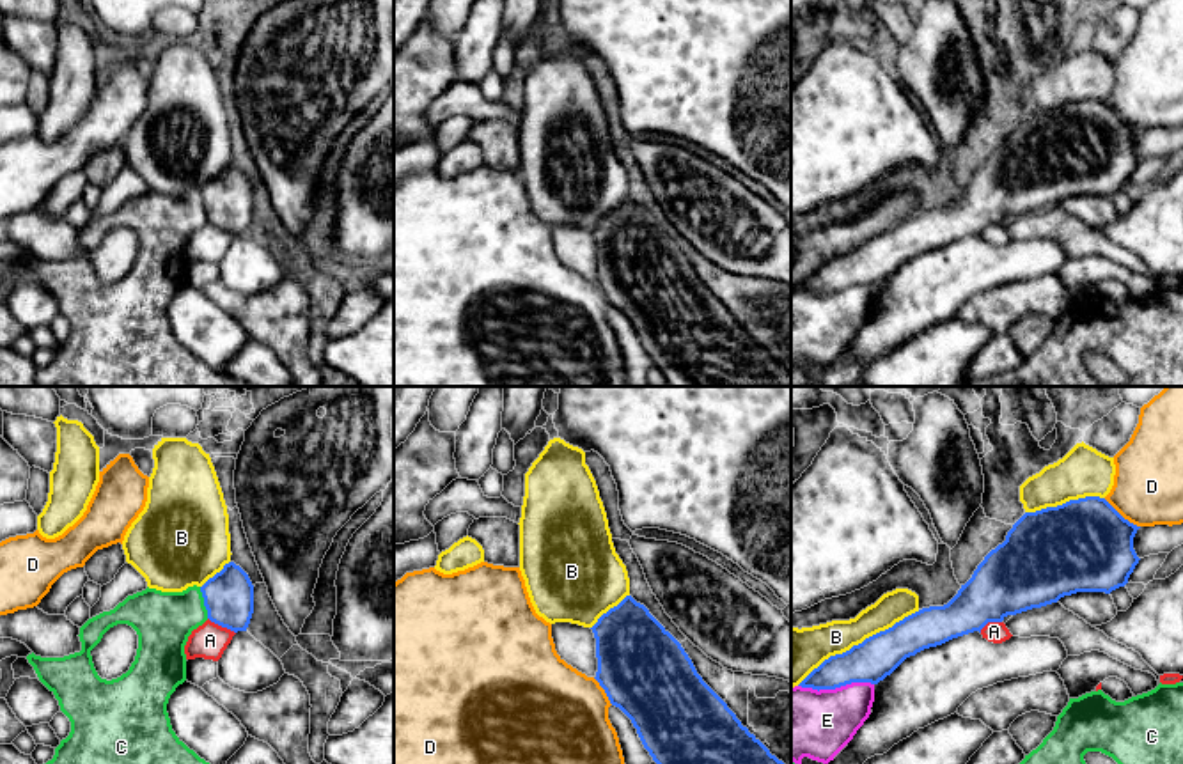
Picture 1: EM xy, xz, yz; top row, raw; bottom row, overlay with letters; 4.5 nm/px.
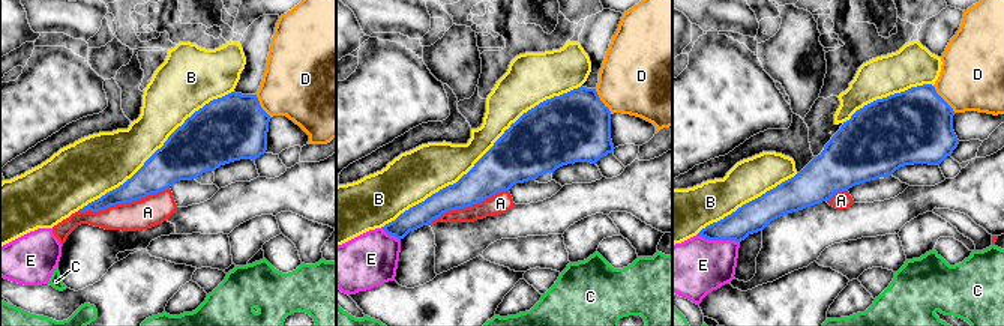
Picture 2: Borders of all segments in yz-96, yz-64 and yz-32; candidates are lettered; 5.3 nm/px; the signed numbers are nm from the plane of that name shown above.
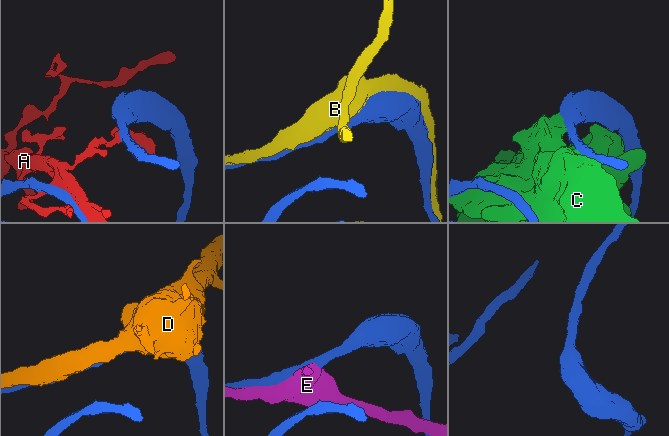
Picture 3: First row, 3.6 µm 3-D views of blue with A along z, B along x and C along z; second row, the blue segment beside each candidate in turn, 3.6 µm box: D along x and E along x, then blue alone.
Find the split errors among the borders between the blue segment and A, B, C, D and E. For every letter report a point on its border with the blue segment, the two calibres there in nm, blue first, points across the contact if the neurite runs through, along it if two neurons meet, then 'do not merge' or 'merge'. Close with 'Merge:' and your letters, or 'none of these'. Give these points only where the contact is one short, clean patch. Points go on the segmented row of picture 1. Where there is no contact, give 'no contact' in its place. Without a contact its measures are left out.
A: meets blue in xy at (222, 626); 220 nm thick on the blue side, 160 nm on the other; do not merge
B: meets blue in yz at (859, 644); 190 nm thick on the blue side, 190 nm on the other; merge
C: meets blue in xy at (204, 603); 220 nm thick on the blue side, 260 nm on the other; do not merge
D: meets blue in yz at (1120, 514); 420 nm thick on the blue side, 320 nm on the other; do not merge
E: meets blue in yz at (836, 686); 190 nm thick on the blue side, 320 nm on the other; do not merge
Merge: B

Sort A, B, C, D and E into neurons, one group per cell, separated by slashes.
A / B / C / D / E

